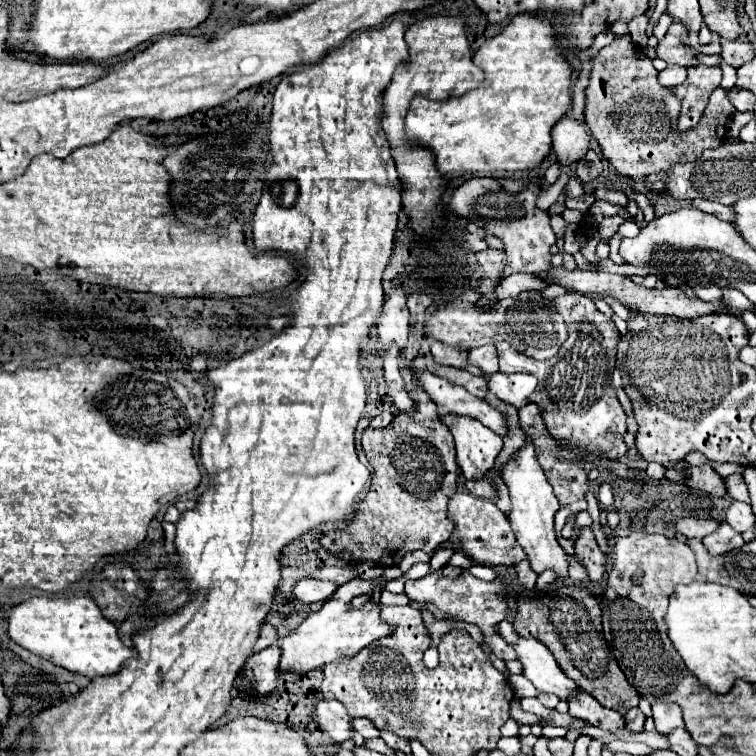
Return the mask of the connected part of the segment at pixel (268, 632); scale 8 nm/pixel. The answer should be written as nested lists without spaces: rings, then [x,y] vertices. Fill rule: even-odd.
[[[264,624],[262,630],[260,630],[260,636],[258,636],[258,640],[256,640],[256,646],[252,648],[252,652],[260,652],[260,650],[272,646],[272,644],[276,644],[276,632],[274,632],[272,626],[266,626],[266,624]]]

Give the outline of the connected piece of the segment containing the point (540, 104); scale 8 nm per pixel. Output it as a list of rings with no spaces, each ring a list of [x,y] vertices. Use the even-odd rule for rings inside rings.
[[[518,14],[510,24],[474,54],[474,64],[484,72],[484,82],[464,96],[434,102],[416,98],[406,116],[406,134],[410,142],[430,148],[436,154],[436,166],[442,174],[454,172],[516,172],[536,168],[552,150],[552,126],[572,108],[572,64],[562,52],[558,30],[550,18]]]

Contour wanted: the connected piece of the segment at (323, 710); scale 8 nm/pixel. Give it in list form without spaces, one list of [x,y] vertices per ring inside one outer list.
[[[320,700],[316,704],[316,720],[332,740],[352,740],[352,716],[338,700]]]

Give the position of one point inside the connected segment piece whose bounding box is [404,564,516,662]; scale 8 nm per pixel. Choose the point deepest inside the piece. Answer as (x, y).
(472, 600)

